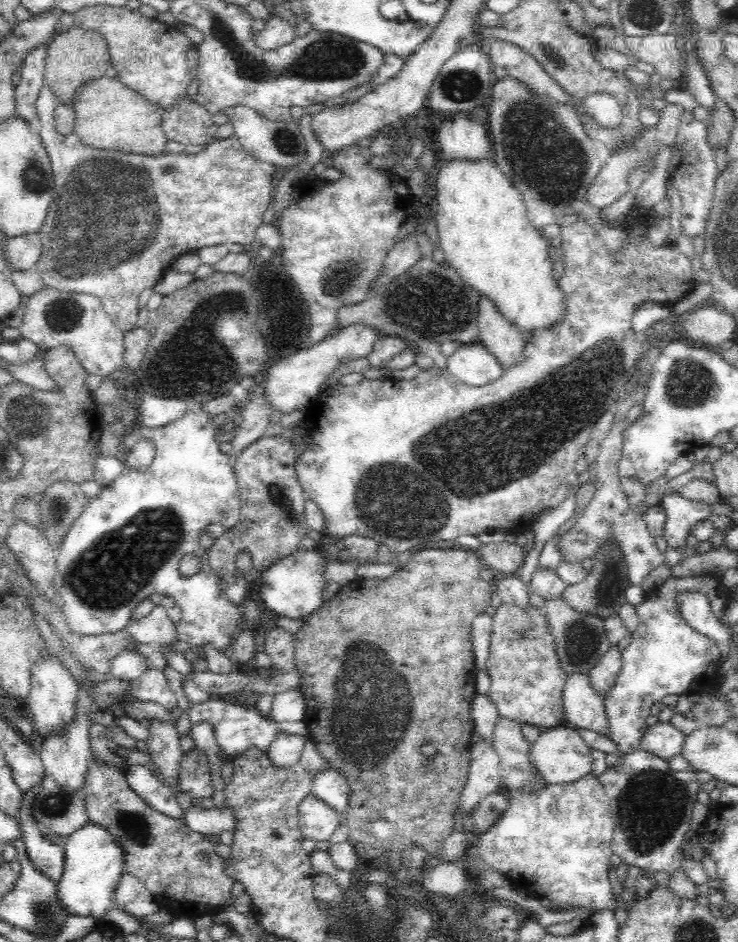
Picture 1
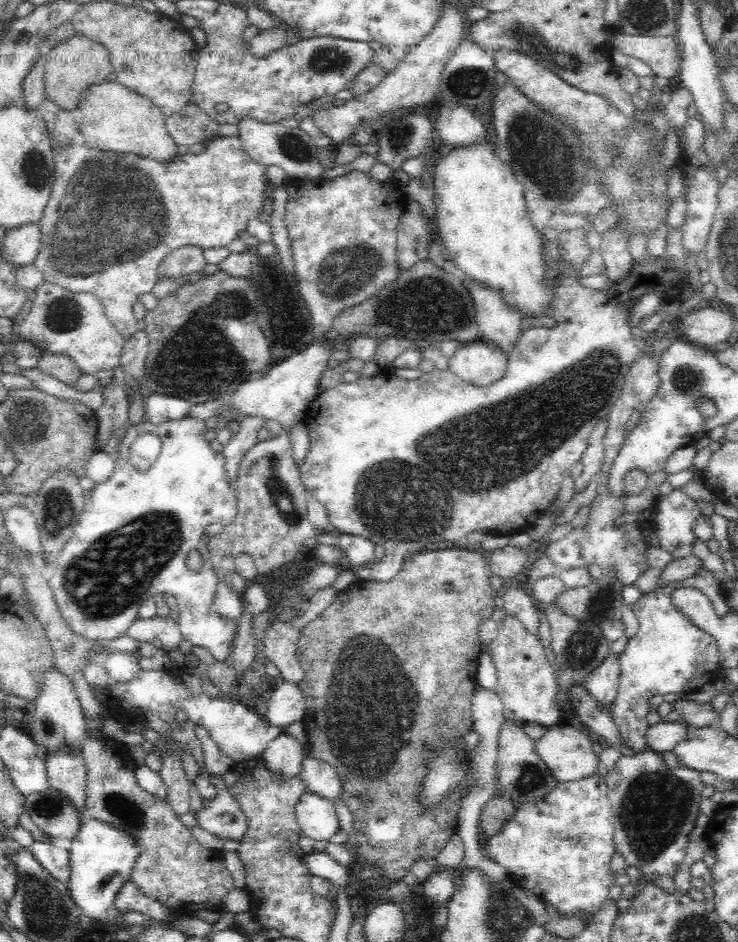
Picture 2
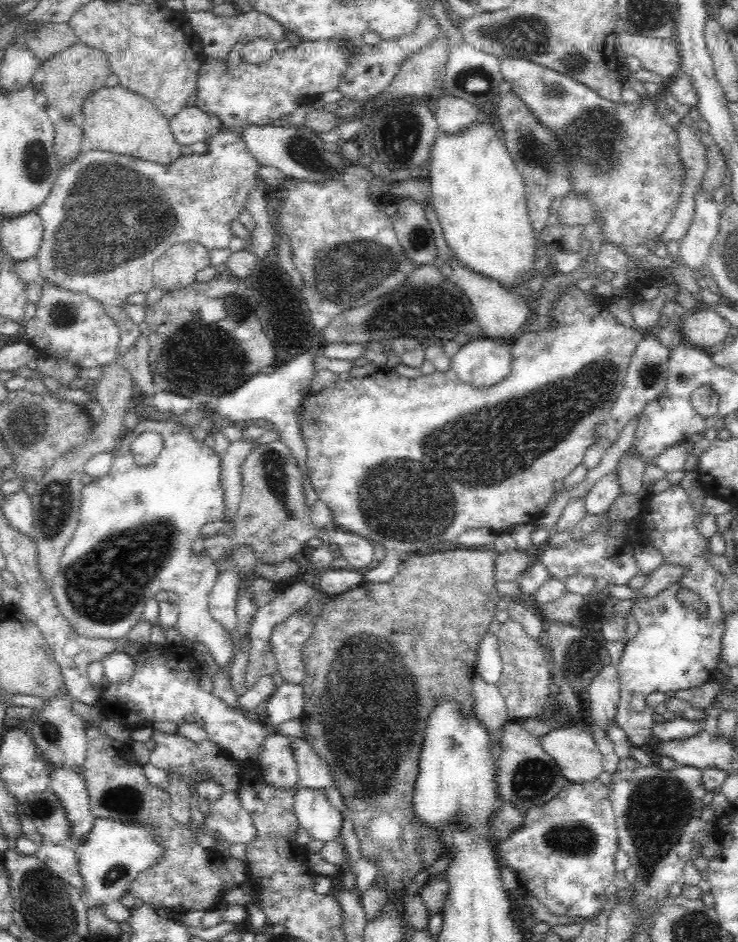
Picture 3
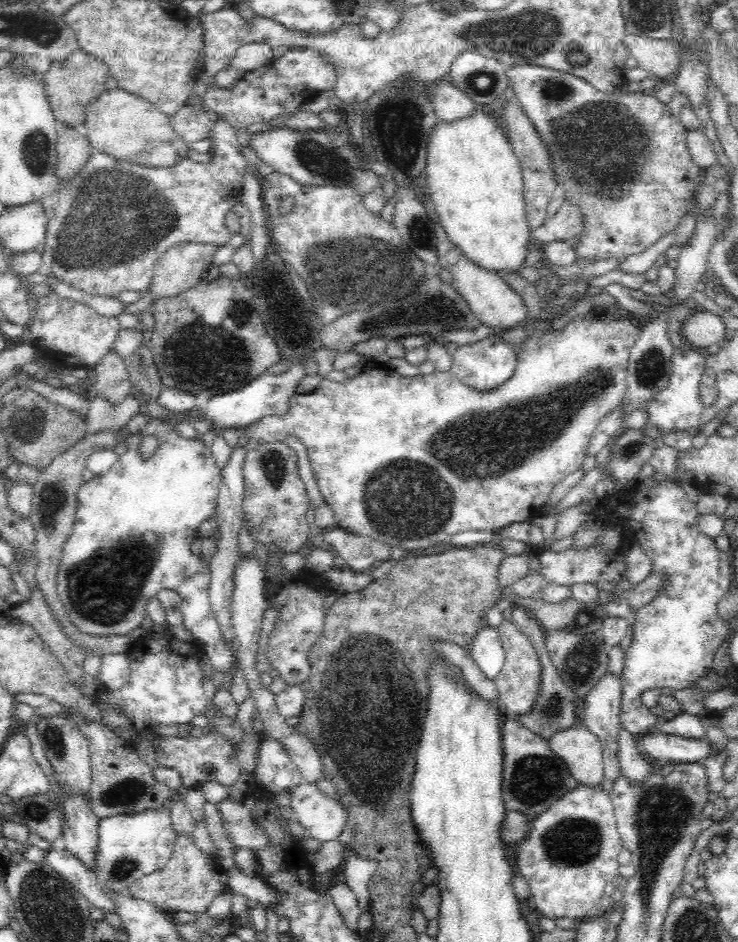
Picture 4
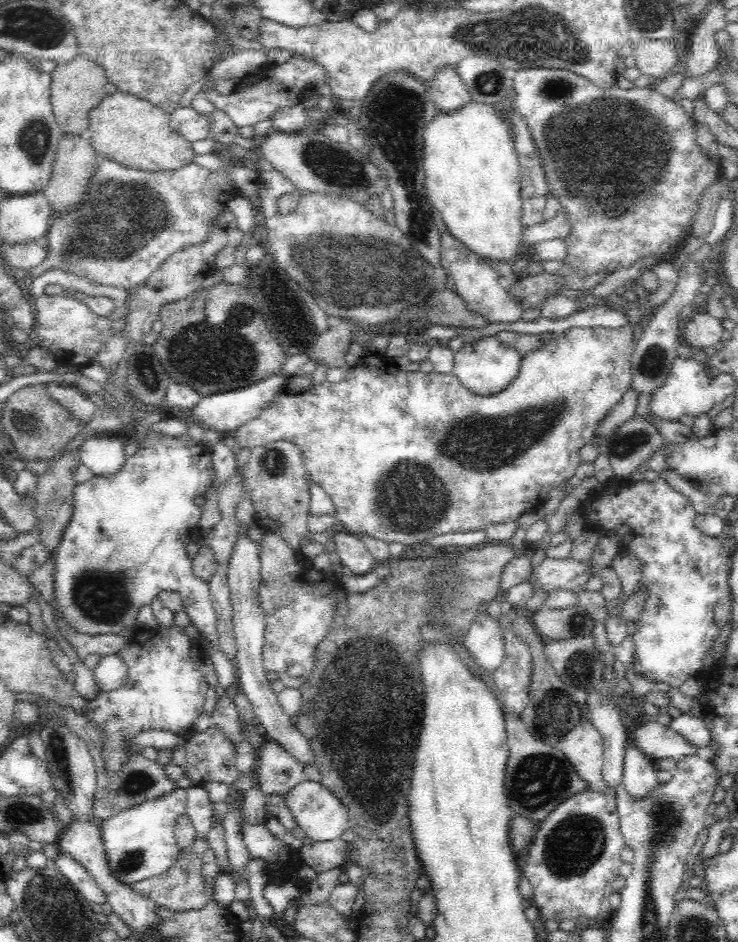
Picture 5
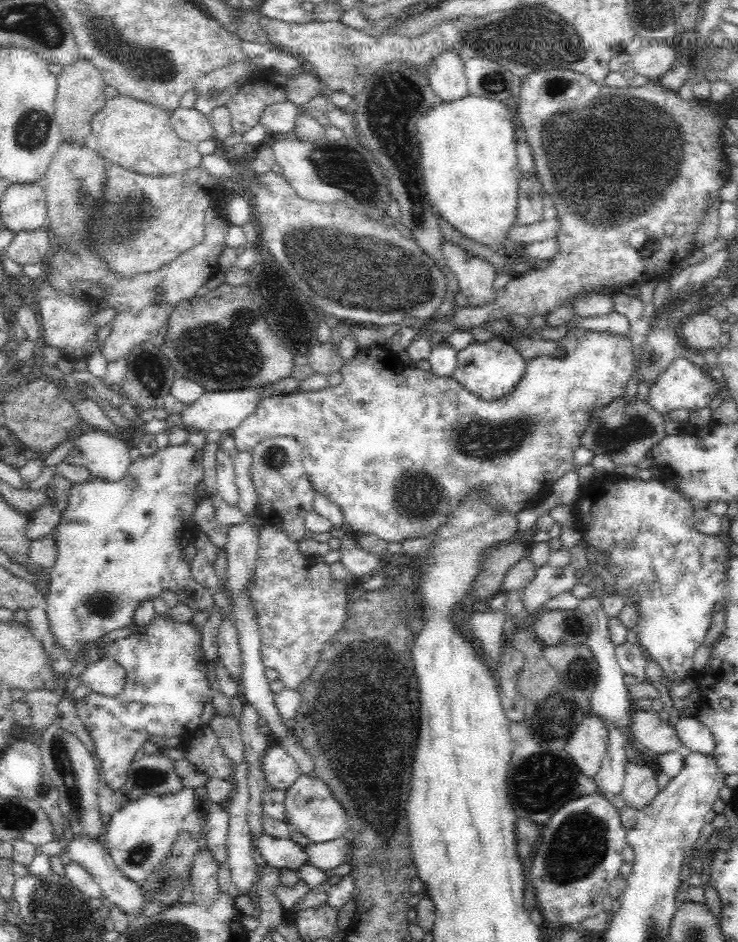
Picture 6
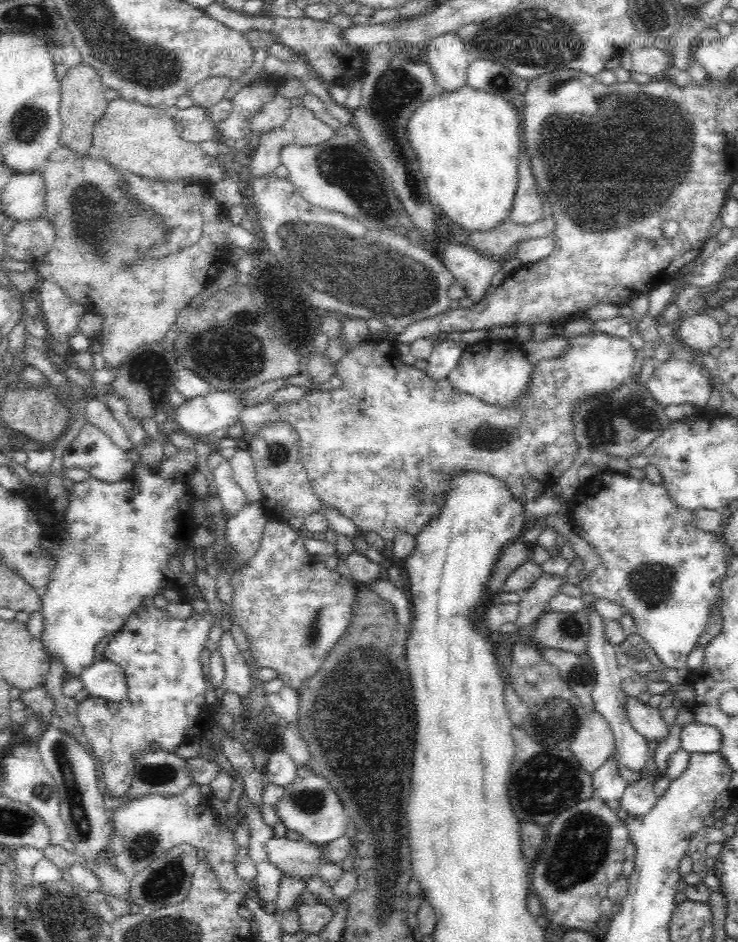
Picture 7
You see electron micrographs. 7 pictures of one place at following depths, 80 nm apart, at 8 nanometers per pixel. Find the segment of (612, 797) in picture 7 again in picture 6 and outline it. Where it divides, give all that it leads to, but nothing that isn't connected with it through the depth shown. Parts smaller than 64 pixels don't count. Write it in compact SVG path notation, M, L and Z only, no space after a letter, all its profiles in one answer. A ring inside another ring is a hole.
M612 724L608 728L608 750L600 770L594 774L597 792L612 800L621 794L625 779L625 737Z

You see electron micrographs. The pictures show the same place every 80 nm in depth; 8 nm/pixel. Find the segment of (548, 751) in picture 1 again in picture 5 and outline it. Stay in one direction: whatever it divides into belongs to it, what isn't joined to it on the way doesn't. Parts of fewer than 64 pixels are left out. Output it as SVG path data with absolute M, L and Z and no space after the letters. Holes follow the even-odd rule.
M586 718L560 740L560 749L594 792L610 794L602 781L604 737Z

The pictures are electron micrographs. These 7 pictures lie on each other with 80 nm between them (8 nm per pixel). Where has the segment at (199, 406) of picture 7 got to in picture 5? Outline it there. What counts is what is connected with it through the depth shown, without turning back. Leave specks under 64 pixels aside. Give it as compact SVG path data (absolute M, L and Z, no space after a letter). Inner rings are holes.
M271 376L257 383L246 385L244 388L210 394L202 397L201 400L191 409L193 422L198 424L202 430L216 430L222 434L234 432L244 422L256 418L262 409L270 402L273 402L279 395L284 393L284 384L287 376Z

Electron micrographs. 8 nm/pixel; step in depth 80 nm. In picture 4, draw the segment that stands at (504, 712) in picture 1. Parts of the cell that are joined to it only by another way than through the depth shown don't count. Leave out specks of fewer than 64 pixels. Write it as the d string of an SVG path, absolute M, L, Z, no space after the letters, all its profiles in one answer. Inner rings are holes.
M503 619L497 630L505 650L505 662L500 673L492 680L498 693L496 705L503 718L517 718L526 710L530 710L530 706L534 704L541 681L541 665L528 638L521 634L510 620Z

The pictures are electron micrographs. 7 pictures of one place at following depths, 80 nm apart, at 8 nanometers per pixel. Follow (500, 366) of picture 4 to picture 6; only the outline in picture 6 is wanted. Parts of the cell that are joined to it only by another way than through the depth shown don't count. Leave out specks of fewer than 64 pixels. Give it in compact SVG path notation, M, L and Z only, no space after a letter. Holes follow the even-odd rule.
M492 337L488 341L474 342L457 352L457 365L452 377L477 398L486 401L502 400L515 392L525 375L527 360L502 338Z

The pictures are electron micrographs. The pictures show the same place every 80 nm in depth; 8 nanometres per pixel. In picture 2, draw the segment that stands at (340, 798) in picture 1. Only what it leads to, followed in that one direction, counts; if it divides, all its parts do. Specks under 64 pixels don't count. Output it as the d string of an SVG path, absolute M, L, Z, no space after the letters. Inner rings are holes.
M308 747L302 748L302 766L298 774L304 788L328 800L334 801L340 798L342 782L340 782L336 767L314 758L307 750Z

